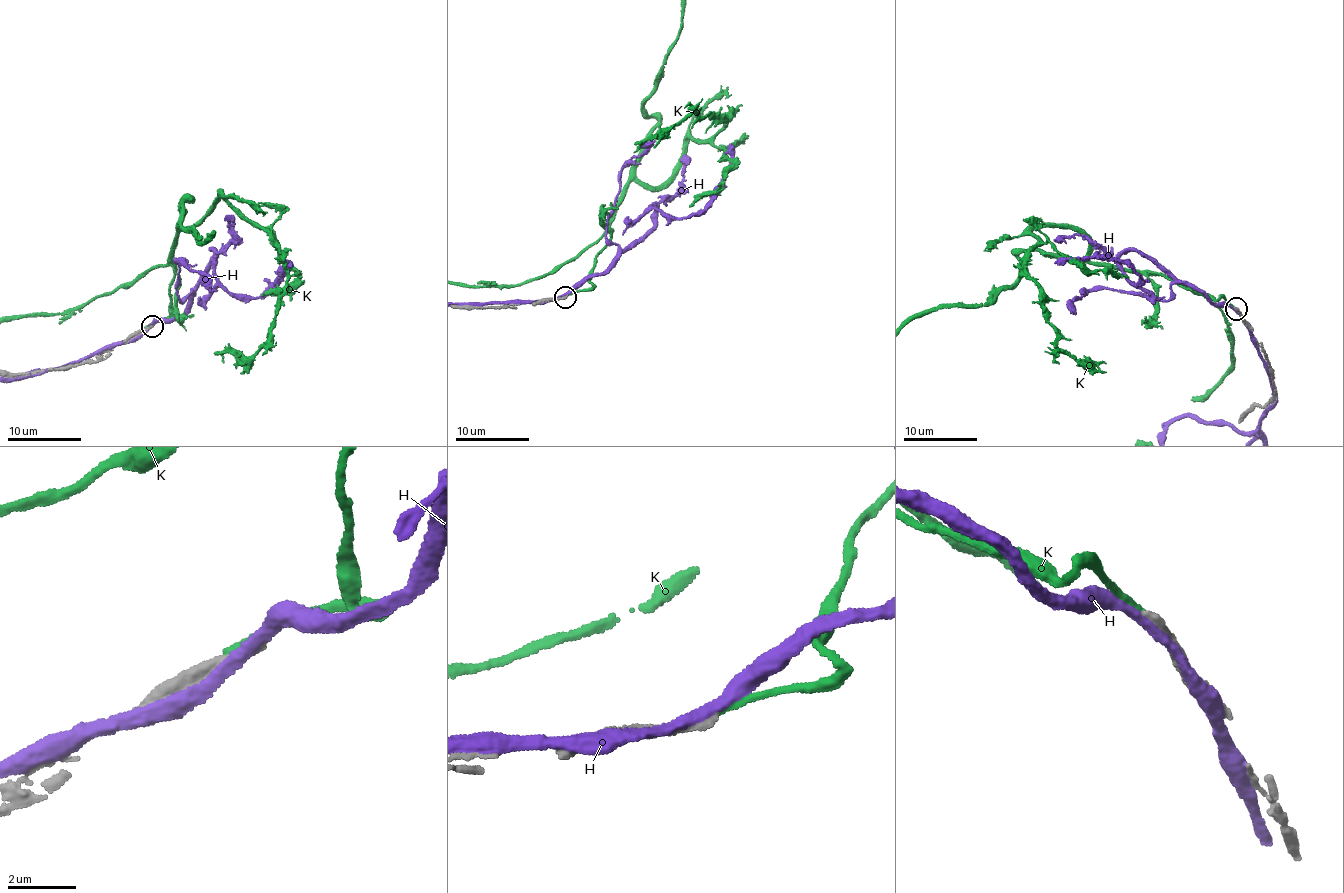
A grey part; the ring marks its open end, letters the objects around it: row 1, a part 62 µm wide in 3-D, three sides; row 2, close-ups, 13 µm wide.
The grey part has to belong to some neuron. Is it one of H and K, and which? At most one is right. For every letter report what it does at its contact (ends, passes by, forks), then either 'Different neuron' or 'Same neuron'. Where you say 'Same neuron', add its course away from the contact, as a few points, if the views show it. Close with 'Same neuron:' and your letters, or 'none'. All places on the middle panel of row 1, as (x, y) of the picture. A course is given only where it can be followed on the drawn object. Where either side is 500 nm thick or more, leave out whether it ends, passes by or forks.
H: It passes by. Different neuron
K: It ends there. Different neuron
Same neuron: none

